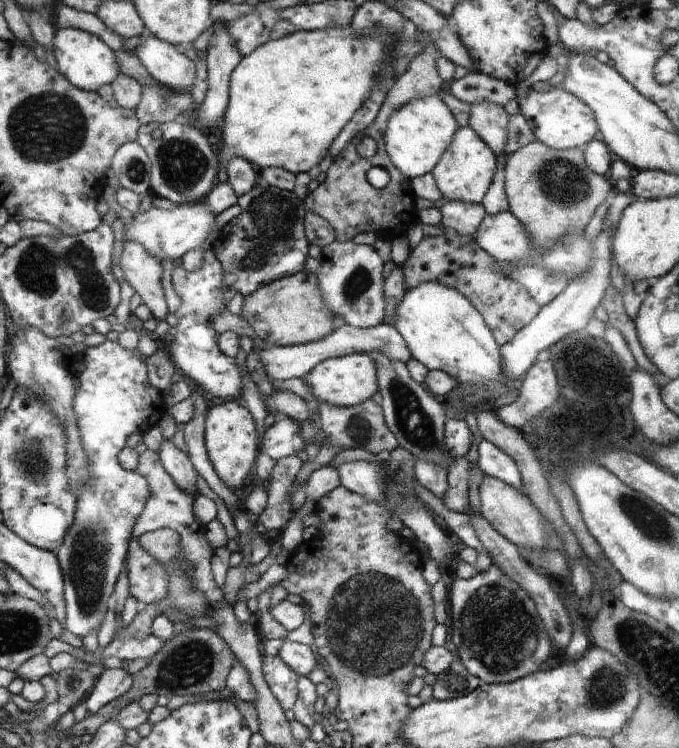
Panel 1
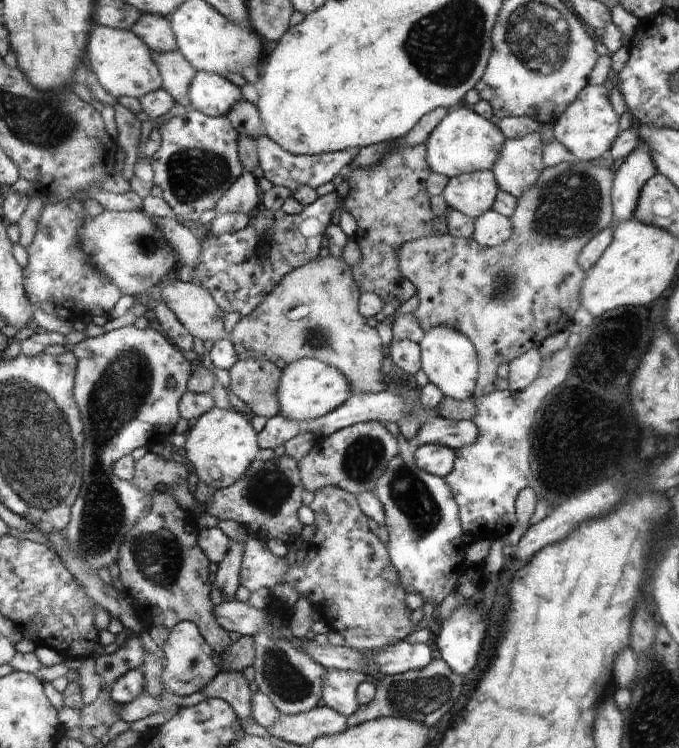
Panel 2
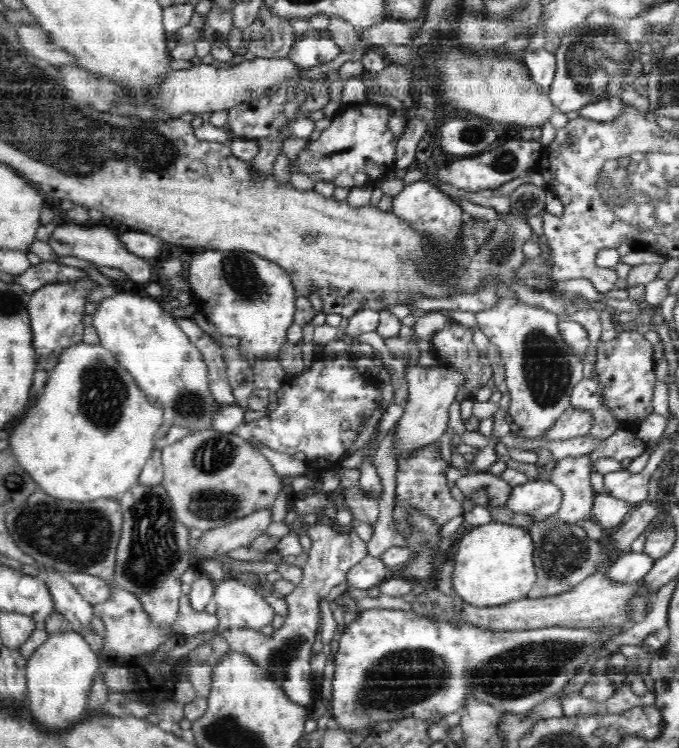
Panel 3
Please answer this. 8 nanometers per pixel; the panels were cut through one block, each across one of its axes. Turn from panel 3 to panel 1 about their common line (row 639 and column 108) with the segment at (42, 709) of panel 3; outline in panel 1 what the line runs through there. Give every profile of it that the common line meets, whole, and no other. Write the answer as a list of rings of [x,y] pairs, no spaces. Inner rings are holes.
[[[74,28],[57,29],[53,41],[53,53],[62,77],[74,87],[84,91],[97,92],[103,85],[111,85],[120,73],[117,58],[100,38]]]

